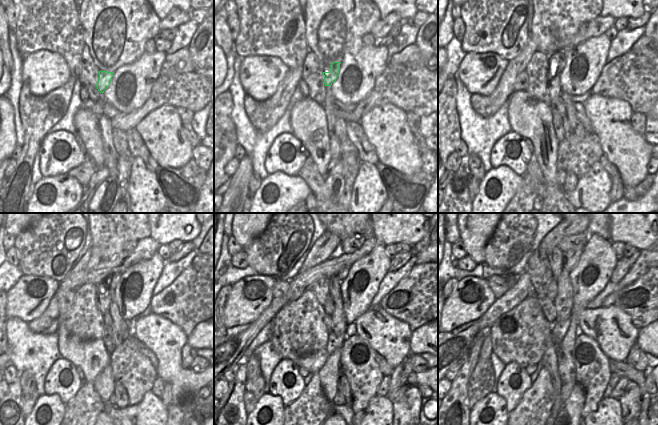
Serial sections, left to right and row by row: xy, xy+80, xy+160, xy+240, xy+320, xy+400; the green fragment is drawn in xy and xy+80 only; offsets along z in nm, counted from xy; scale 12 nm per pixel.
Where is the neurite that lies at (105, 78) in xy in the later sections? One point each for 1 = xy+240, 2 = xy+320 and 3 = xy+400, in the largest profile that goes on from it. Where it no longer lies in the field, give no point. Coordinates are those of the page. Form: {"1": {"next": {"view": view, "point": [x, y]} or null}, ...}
{"1": {"next": {"view": "xy+240", "point": [112, 280]}}, "2": {"next": {"view": "xy+320", "point": [342, 274]}}, "3": {"next": {"view": "xy+400", "point": [571, 258]}}}

